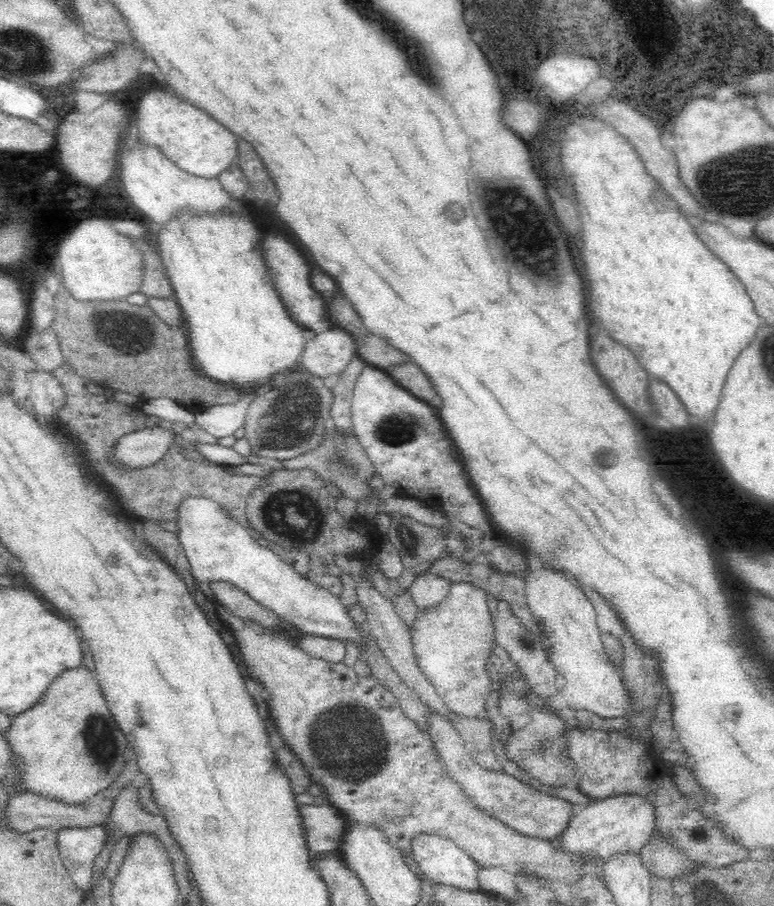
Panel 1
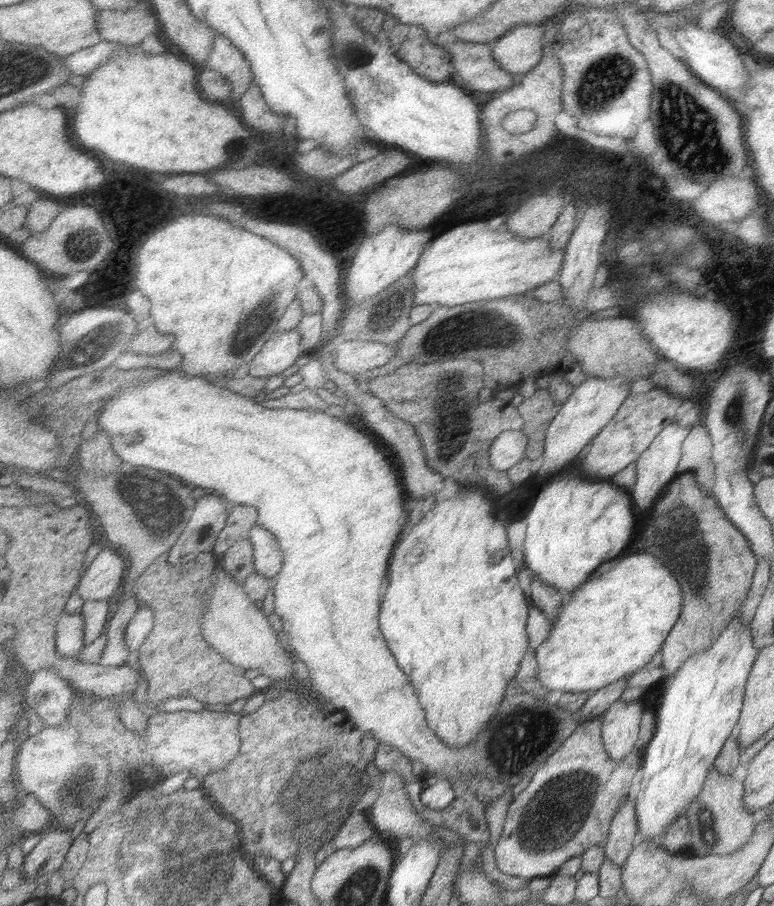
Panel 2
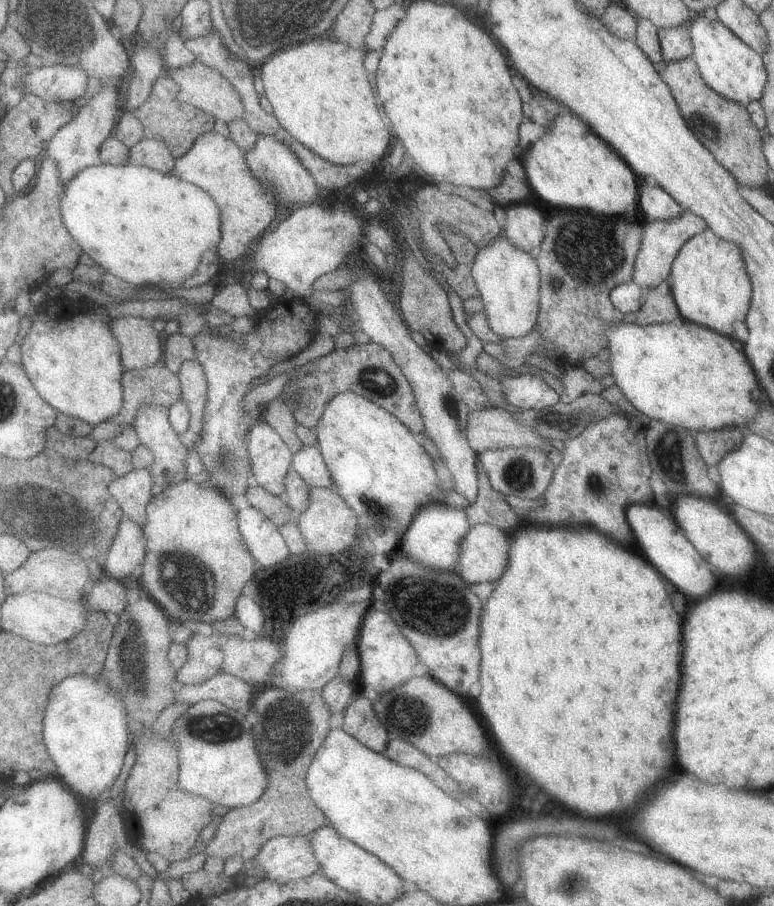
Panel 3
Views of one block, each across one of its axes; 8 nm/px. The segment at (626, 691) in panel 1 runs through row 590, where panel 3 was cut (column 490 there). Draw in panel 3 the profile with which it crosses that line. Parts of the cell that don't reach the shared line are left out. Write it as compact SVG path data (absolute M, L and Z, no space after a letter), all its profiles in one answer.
M479 524L479 526L471 526L469 534L465 534L465 542L461 546L461 566L457 568L457 574L463 576L469 586L471 584L479 584L479 582L491 582L495 584L505 570L509 570L509 550L513 546L511 534L495 528L491 524Z

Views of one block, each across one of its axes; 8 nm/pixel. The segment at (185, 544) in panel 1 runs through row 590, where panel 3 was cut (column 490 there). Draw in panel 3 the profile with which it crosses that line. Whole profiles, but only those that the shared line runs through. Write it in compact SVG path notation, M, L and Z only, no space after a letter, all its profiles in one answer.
M503 234L495 242L489 242L487 246L479 248L473 276L481 292L481 300L485 304L483 312L487 314L495 334L499 334L505 340L521 340L539 328L543 278L541 266L533 254L517 248L517 244L507 240Z

